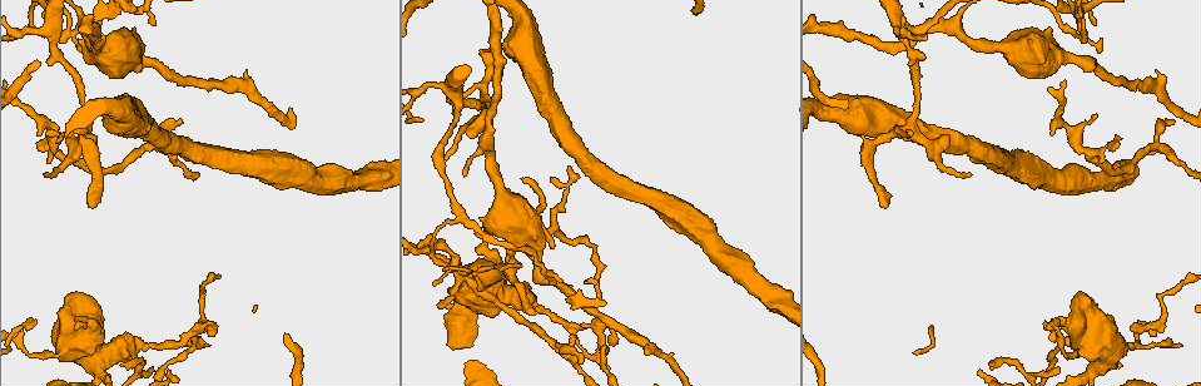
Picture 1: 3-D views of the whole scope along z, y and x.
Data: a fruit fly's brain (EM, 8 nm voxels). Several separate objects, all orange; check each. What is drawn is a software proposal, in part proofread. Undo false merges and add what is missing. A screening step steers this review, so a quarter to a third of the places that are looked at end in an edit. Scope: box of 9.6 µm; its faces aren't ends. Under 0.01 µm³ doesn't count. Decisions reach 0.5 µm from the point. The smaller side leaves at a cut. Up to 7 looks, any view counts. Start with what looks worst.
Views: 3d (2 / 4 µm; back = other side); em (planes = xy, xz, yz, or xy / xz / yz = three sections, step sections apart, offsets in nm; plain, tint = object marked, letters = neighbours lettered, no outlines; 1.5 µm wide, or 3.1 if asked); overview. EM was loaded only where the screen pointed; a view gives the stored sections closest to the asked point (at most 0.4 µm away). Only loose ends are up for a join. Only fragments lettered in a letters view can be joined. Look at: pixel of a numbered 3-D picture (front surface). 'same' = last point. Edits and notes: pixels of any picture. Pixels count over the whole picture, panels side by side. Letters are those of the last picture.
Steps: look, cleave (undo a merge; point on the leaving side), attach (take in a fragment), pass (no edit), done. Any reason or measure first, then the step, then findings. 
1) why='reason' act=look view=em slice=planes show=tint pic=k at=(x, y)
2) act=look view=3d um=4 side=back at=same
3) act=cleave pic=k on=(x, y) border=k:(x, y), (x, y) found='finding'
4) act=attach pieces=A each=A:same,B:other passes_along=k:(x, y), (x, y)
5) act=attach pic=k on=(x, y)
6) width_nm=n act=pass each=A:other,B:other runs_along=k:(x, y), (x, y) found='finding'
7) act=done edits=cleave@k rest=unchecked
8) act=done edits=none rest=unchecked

why='tapers out' act=look view=3d um=4 pic=1 at=(573, 338)

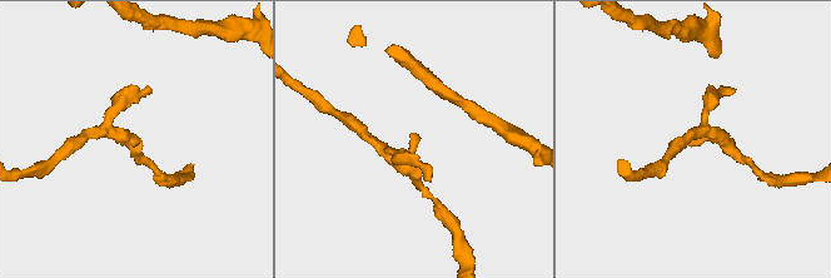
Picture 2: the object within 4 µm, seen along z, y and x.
arms=3 act=look view=em slice=planes show=letters pic=2 at=(136, 145)

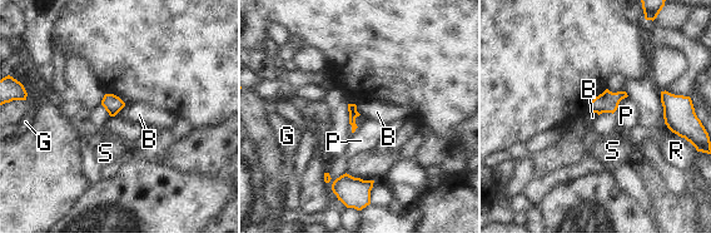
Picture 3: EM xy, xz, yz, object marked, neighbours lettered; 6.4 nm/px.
act=pass each=B:other,G:other,P:other,R:other,S:other border=3:(125, 105), (114, 115) found='no lettered fragment goes on from it'

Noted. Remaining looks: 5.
act=look view=3d um=4 pic=1 at=(436, 281)

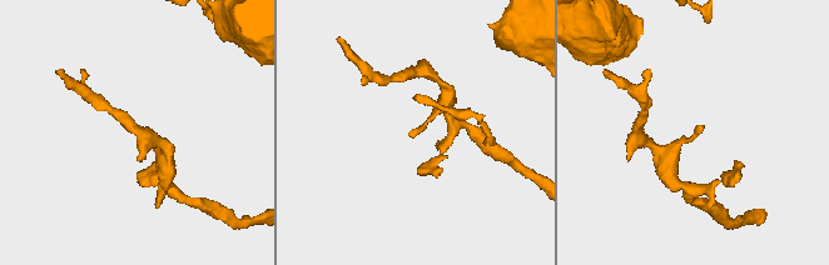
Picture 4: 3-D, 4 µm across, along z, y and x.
act=look view=em slice=planes show=tint pic=4 at=(702, 129)

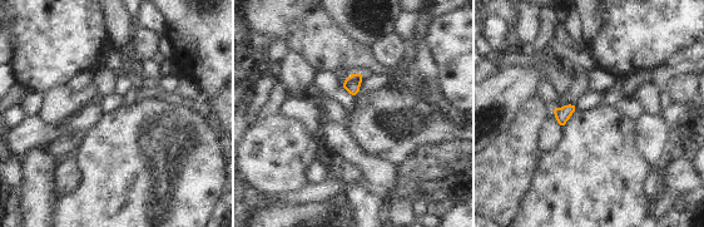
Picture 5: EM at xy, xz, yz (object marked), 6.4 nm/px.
why='see the neighbours' act=look view=em slice=planes show=letters at=same

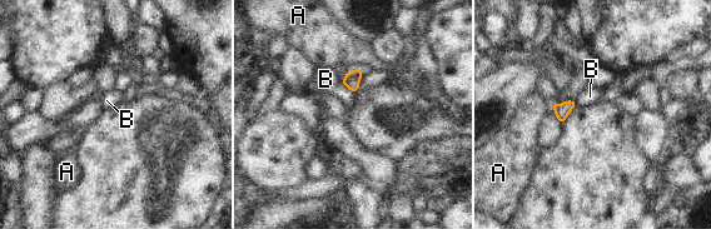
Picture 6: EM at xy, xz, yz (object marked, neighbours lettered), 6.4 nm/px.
width_nm=100 longest_contact=B:110nm act=pass each=A:other,B:other found='no lettered fragment goes on from it'

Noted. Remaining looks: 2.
act=done edits=none rest=unchecked

